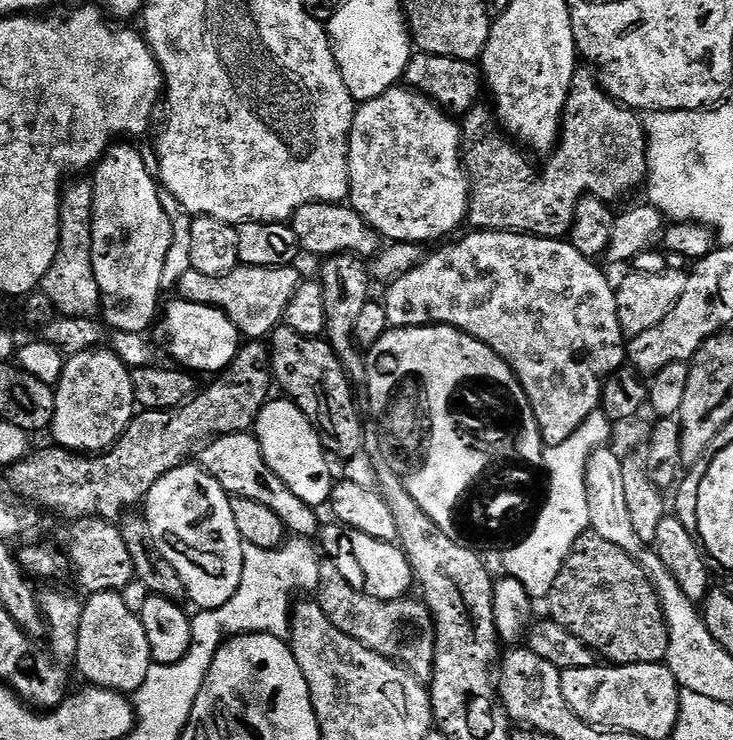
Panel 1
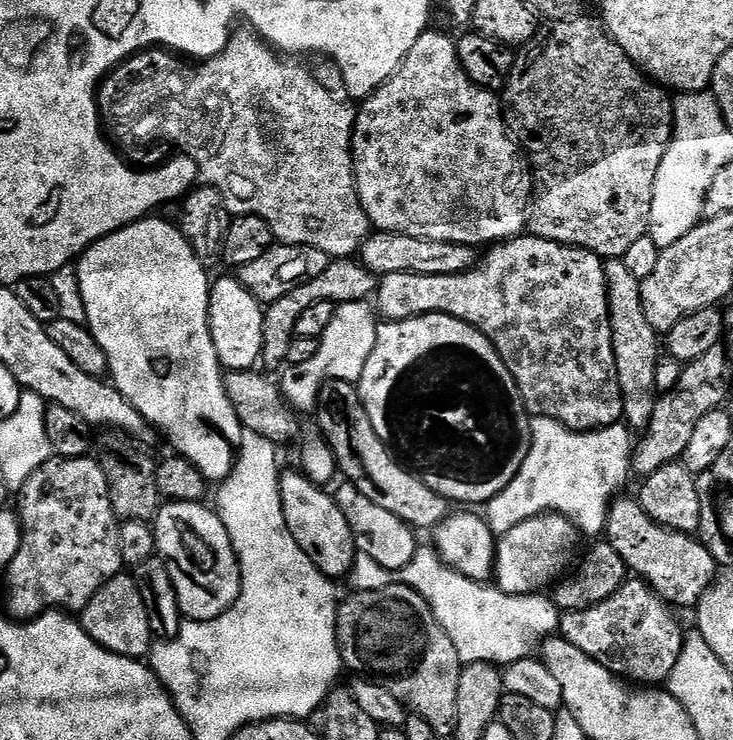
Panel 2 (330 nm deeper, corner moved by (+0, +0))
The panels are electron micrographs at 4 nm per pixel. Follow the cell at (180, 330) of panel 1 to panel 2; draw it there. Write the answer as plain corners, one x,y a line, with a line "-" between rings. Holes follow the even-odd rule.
235,275
224,276
211,285
208,294
208,325
214,338
214,350
218,350
221,368
230,372
247,372
255,369
262,360
262,322
264,308
242,286

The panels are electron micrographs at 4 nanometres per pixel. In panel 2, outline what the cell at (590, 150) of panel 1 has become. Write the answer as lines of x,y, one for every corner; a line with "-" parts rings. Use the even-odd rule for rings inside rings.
584,19
550,20
541,23
535,38
519,49
516,65
508,79
508,86
502,93
502,107
511,135
522,145
534,173
534,207
528,217
527,231
543,240
584,248
601,258
622,258
626,250
630,250
630,246
638,242
638,238
648,234
650,210
654,198
654,174
658,174
658,166
662,158
669,155
672,144
674,100
661,85
640,71
639,66
626,55
622,46
618,46
618,42
608,33
608,29
599,19

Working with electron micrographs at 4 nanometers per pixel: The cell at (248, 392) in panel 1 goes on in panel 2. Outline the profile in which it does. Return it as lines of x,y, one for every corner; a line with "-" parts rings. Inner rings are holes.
336,258
326,266
322,274
305,285
298,286
286,294
286,298
278,298
278,302
264,308
262,322
262,364
265,369
279,369
288,359
288,351
293,337
296,336
298,317
314,302
334,302
336,305
349,304
355,300
367,301
375,297
378,287
378,278
356,258

